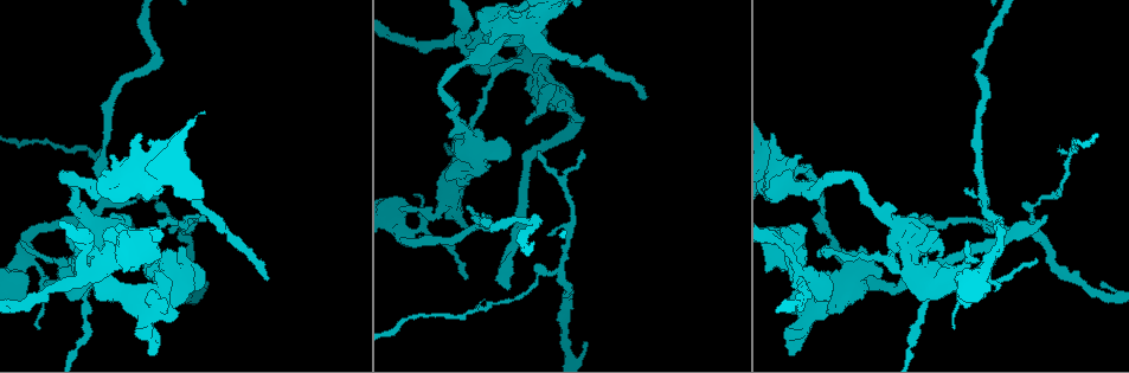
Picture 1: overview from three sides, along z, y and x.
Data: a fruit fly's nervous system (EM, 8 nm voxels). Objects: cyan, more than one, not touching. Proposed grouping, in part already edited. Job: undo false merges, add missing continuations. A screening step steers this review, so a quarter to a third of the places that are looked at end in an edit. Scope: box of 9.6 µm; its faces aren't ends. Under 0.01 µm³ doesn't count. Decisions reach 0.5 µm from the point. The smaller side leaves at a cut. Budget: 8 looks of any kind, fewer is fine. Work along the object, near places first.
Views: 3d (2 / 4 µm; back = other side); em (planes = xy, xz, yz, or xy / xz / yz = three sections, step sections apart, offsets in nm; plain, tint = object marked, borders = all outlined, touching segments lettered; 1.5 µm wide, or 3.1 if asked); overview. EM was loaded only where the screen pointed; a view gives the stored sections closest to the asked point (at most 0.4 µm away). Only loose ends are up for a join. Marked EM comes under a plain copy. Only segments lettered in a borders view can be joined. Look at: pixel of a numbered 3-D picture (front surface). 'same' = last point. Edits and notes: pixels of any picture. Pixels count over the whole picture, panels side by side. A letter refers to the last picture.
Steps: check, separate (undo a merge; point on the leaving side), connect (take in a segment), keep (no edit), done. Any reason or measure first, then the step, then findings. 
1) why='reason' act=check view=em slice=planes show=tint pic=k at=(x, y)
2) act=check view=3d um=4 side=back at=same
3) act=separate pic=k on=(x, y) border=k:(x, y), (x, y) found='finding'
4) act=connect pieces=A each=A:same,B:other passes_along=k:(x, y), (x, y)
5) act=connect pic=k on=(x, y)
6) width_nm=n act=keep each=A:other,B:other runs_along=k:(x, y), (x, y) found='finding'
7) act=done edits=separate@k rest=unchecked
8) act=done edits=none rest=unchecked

act=check view=em um=3.1 slice=xz step=8 show=tint pic=1 at=(793, 184)

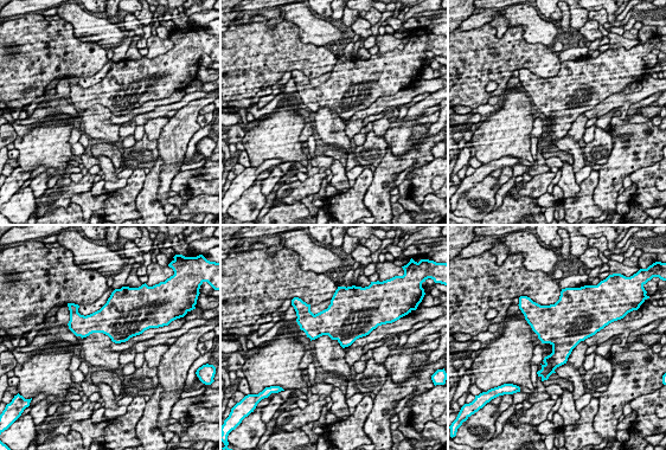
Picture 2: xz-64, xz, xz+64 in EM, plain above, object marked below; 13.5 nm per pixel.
why='another direction' act=check view=em um=3.1 slice=planes show=borders at=same

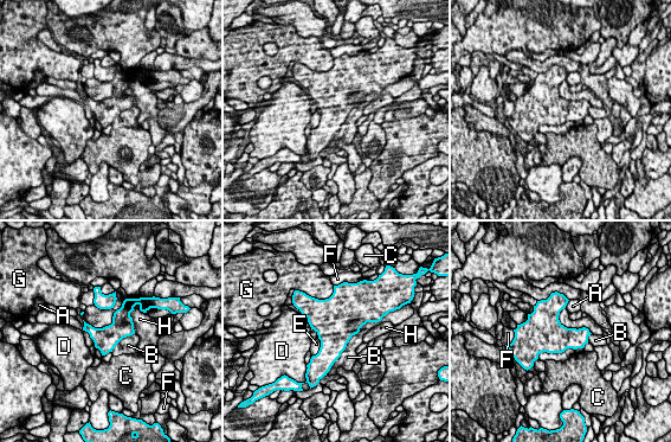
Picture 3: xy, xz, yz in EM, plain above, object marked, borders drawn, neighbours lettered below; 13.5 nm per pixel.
longest_contact=B:1000nm act=keep each=A:other,B:other,C:other,D:other,E:other,F:other,G:other,H:other border=3:(375, 321), (352, 337), (326, 373) found='one neuron here'

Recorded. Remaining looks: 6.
why='sharp bend' act=check view=em slice=planes show=borders pic=1 at=(454, 136)

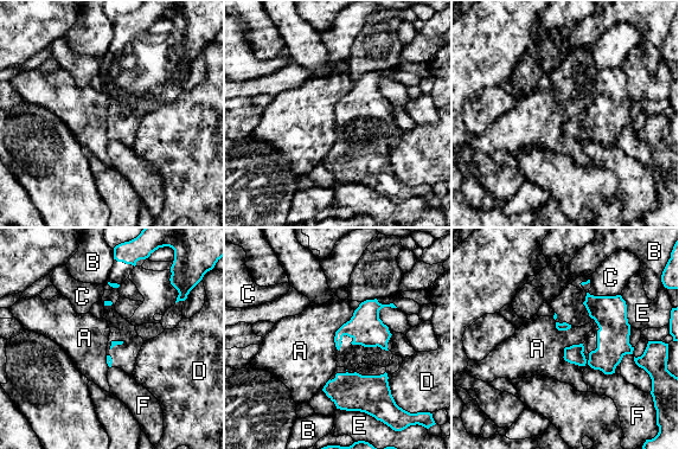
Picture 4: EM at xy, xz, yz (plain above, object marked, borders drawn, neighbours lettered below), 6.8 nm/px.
width_nm=30 act=keep each=A:other,B:other,C:other,D:other,E:other,F:other found='all the same neuron'

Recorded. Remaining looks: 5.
why='sudden change in width' act=check view=3d um=4 pic=1 at=(971, 260)

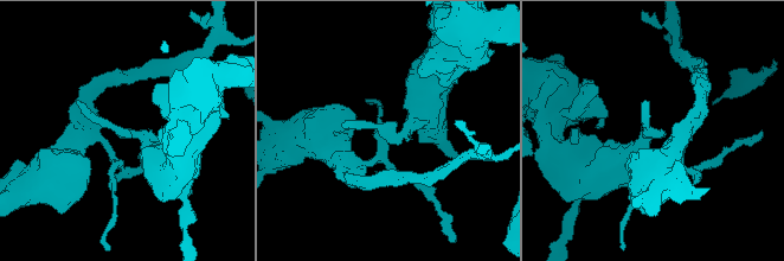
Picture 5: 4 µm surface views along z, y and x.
act=check view=em slice=planes show=borders pic=5 at=(142, 137)

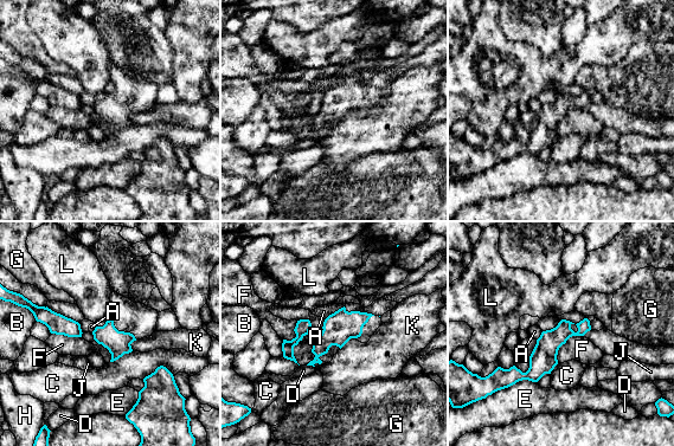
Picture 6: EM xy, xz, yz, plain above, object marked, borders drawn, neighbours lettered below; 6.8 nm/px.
width_nm=160 act=keep each=A:other,B:other,C:other,D:other,E:other,F:other,G:other,H:other,J:other,K:other,L:other runs_along=6:(586, 323), (527, 375), (501, 372) found='all the same neuron'

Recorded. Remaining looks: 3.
act=done edits=none rest=unchecked

